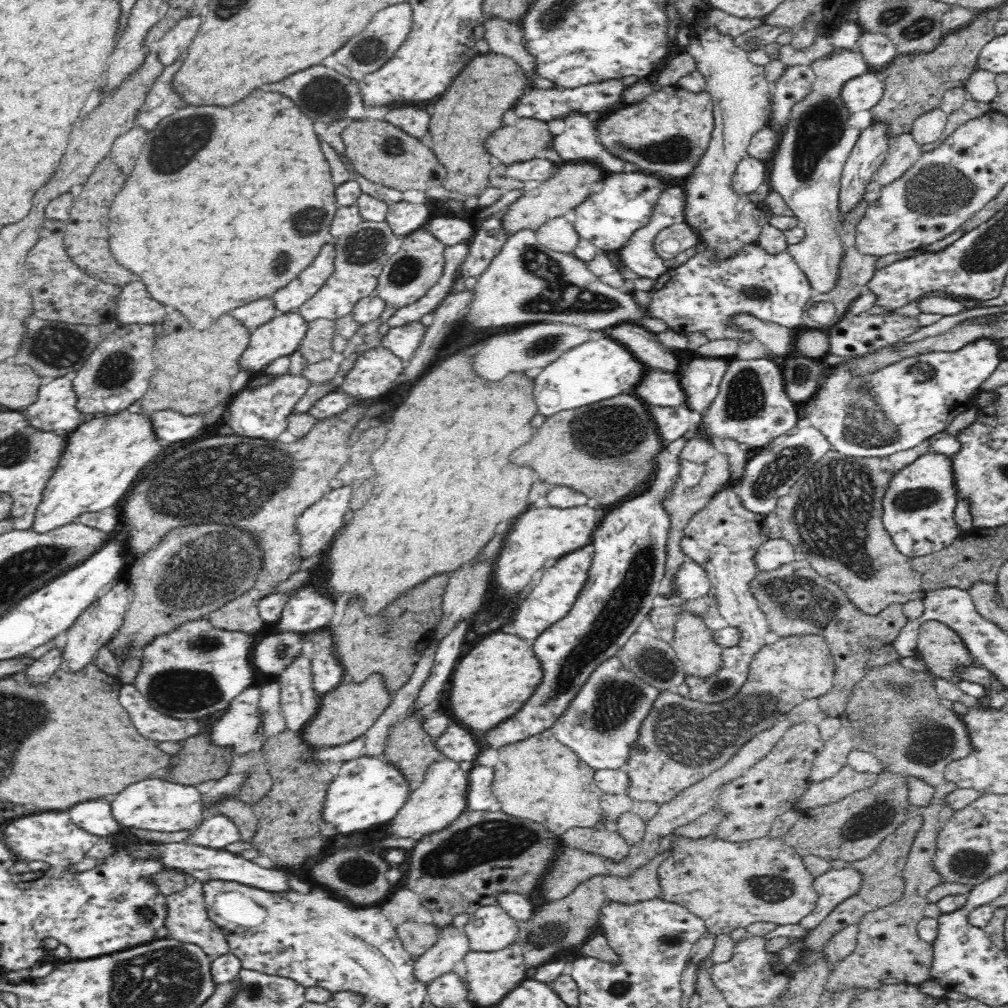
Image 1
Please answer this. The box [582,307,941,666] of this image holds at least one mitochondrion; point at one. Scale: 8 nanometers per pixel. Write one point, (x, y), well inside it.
(832, 518)

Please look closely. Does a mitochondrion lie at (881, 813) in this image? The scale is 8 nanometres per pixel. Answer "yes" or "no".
yes

